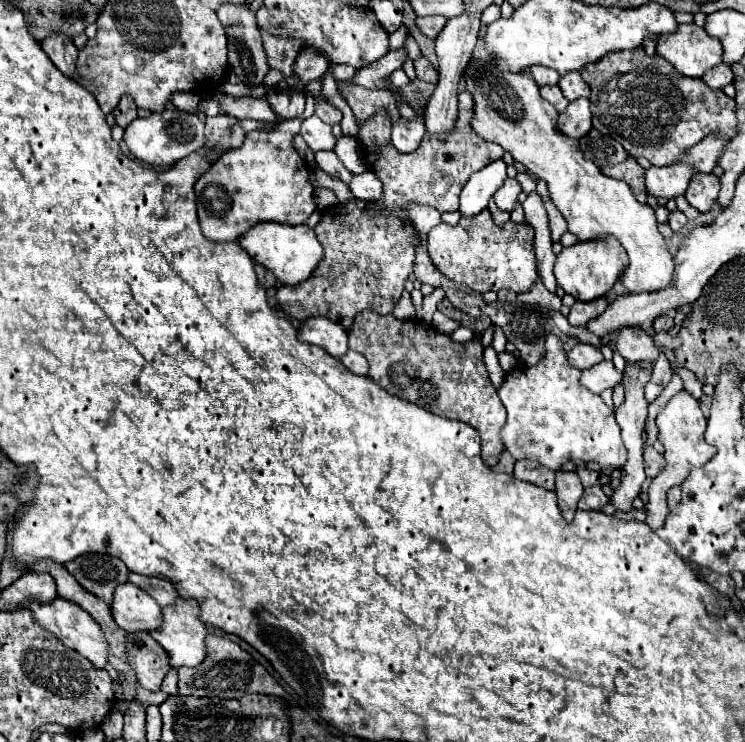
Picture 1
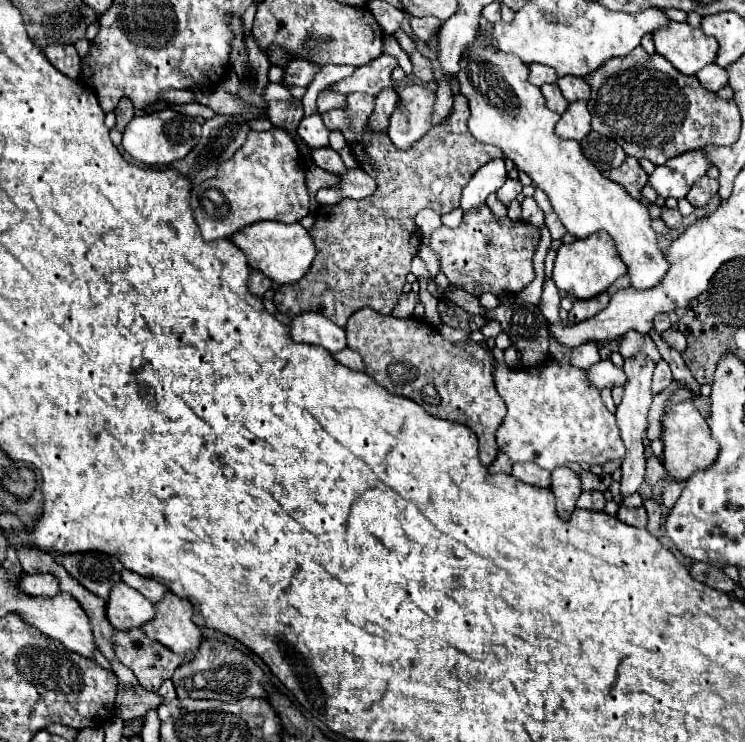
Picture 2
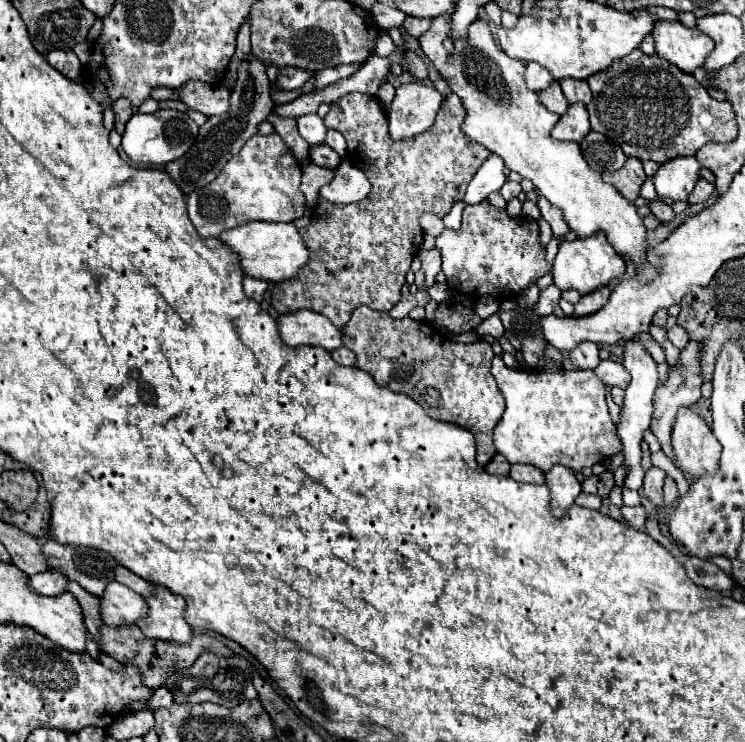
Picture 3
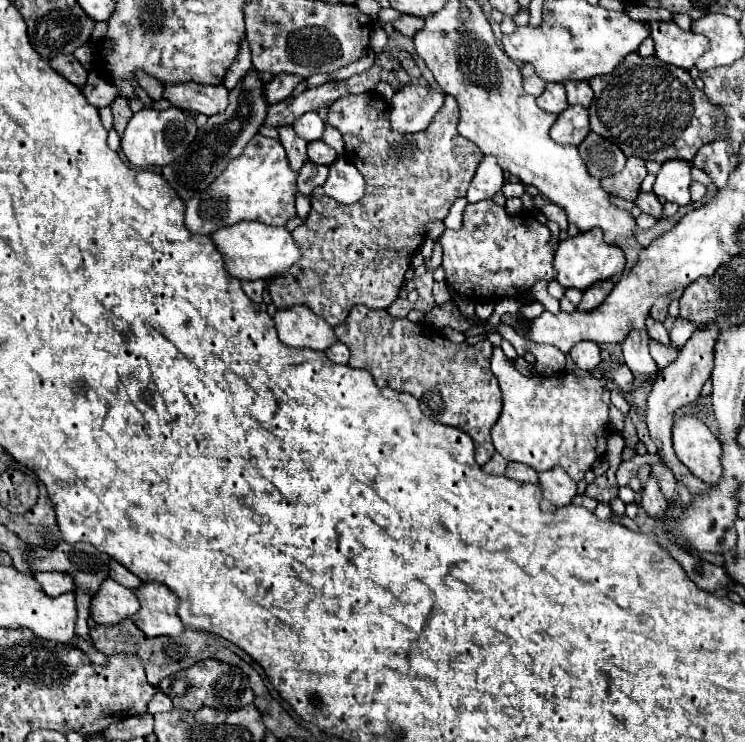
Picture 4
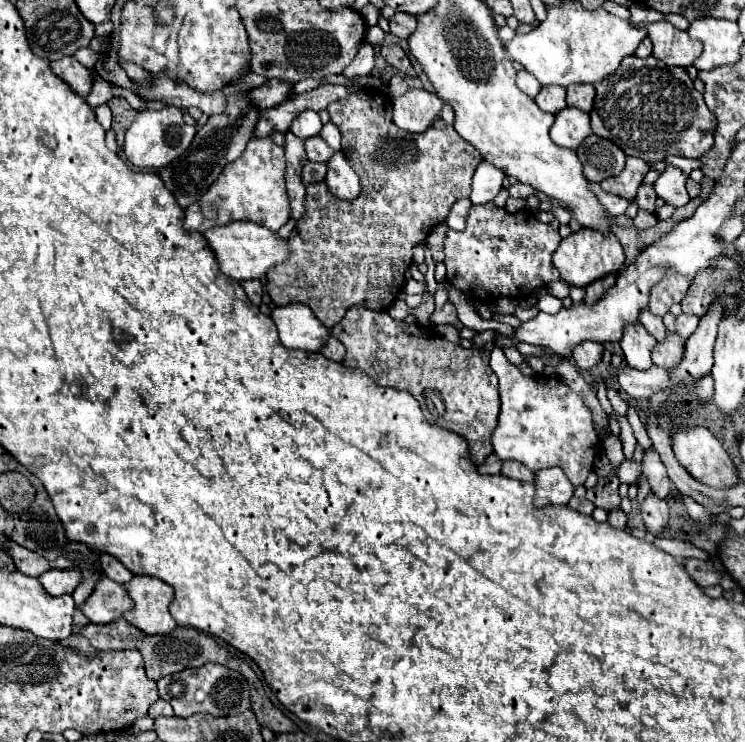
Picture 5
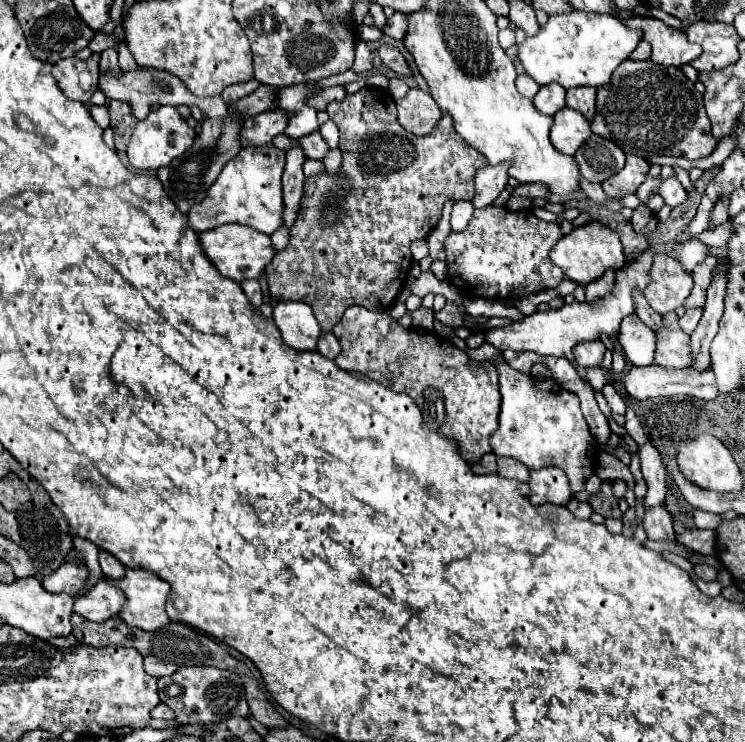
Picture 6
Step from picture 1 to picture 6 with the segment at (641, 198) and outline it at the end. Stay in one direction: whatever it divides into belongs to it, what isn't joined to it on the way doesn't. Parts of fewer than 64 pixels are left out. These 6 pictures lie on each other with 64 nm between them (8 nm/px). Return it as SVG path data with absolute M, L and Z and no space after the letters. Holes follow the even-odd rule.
M634 154L626 156L626 166L606 182L602 182L602 188L612 198L622 198L626 194L634 194L638 186L646 180L650 170L650 164L644 158L638 158Z

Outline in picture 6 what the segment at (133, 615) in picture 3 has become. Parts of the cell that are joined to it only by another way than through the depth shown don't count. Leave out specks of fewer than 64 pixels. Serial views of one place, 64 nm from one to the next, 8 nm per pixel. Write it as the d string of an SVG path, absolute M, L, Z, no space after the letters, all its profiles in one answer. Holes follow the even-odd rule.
M98 580L86 594L74 600L74 612L90 622L104 622L120 612L124 606L124 594L106 580Z

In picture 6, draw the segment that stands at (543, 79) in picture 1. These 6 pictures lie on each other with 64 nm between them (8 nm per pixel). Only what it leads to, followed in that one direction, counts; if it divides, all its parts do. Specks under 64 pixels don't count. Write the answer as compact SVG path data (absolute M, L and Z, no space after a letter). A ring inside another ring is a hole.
M520 74L518 78L516 78L516 88L518 88L518 92L522 94L522 96L526 96L526 98L534 98L534 94L538 92L538 84L528 76L528 74Z

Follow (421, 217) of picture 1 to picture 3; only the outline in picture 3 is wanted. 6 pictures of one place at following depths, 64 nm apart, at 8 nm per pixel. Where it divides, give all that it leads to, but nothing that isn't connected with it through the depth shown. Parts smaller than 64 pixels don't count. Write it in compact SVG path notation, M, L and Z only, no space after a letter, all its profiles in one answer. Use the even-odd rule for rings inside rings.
M424 214L424 216L420 218L420 224L422 224L424 232L430 234L430 236L438 236L438 234L444 230L442 220L440 220L438 216L432 216L432 214Z

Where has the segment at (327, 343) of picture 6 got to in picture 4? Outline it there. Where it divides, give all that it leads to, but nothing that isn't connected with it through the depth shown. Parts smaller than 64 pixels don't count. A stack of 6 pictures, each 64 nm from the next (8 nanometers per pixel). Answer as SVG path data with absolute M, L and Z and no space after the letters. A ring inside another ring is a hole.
M336 342L336 344L332 344L326 352L324 352L332 362L336 362L336 364L348 364L348 358L350 358L350 354L348 354L348 348L342 344L342 342Z

